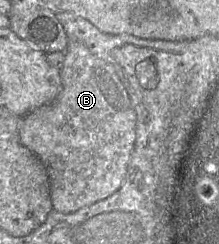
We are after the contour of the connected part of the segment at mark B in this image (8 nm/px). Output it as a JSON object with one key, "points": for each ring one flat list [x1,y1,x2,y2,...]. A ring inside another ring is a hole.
{"points":[[69,42,60,76,62,90,52,102,23,116,18,139,46,167,53,209,69,214,109,197,121,187,135,144,137,117,114,66,91,53,83,43]]}

